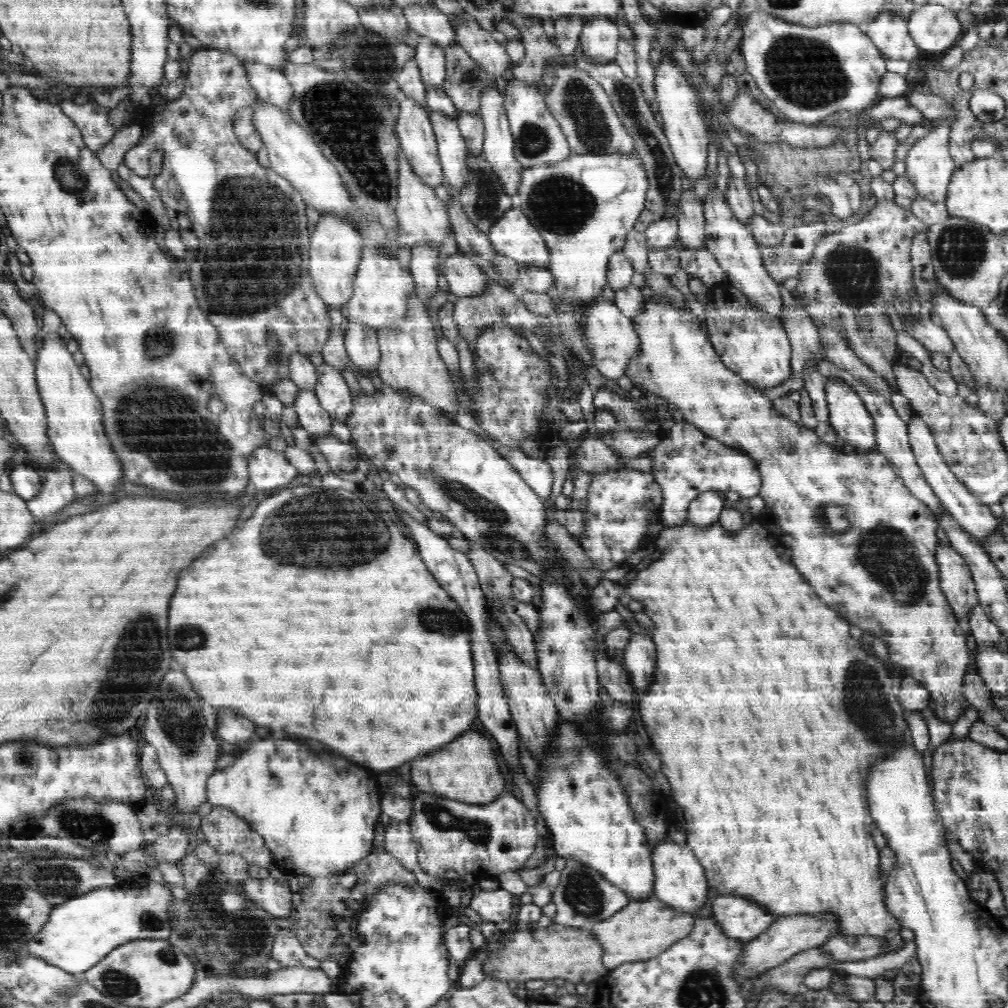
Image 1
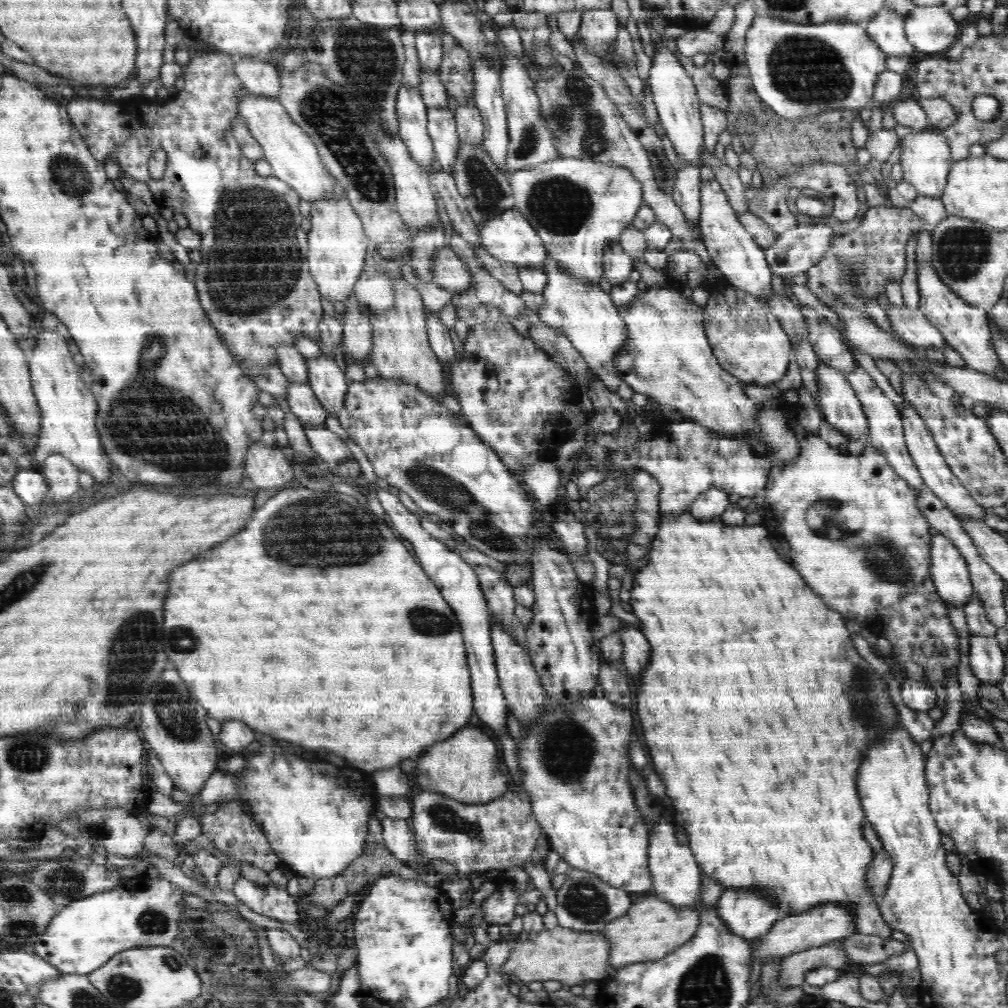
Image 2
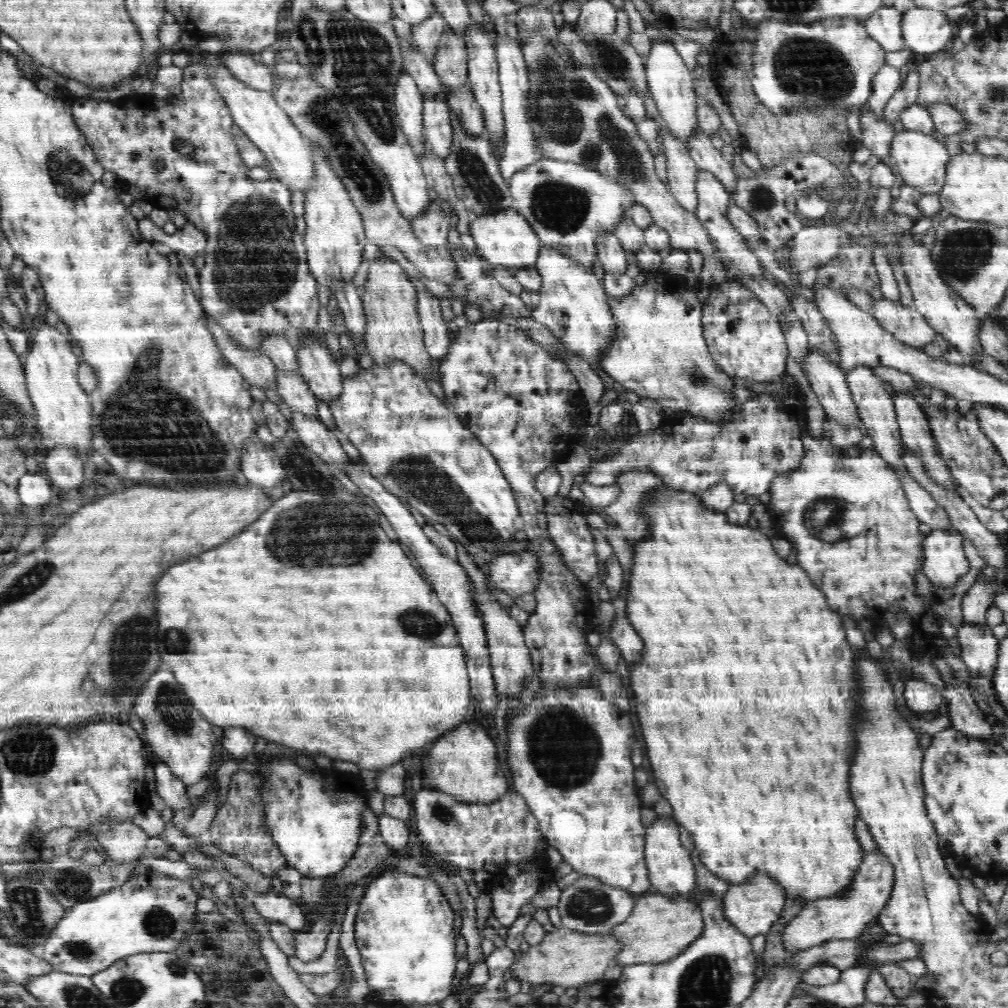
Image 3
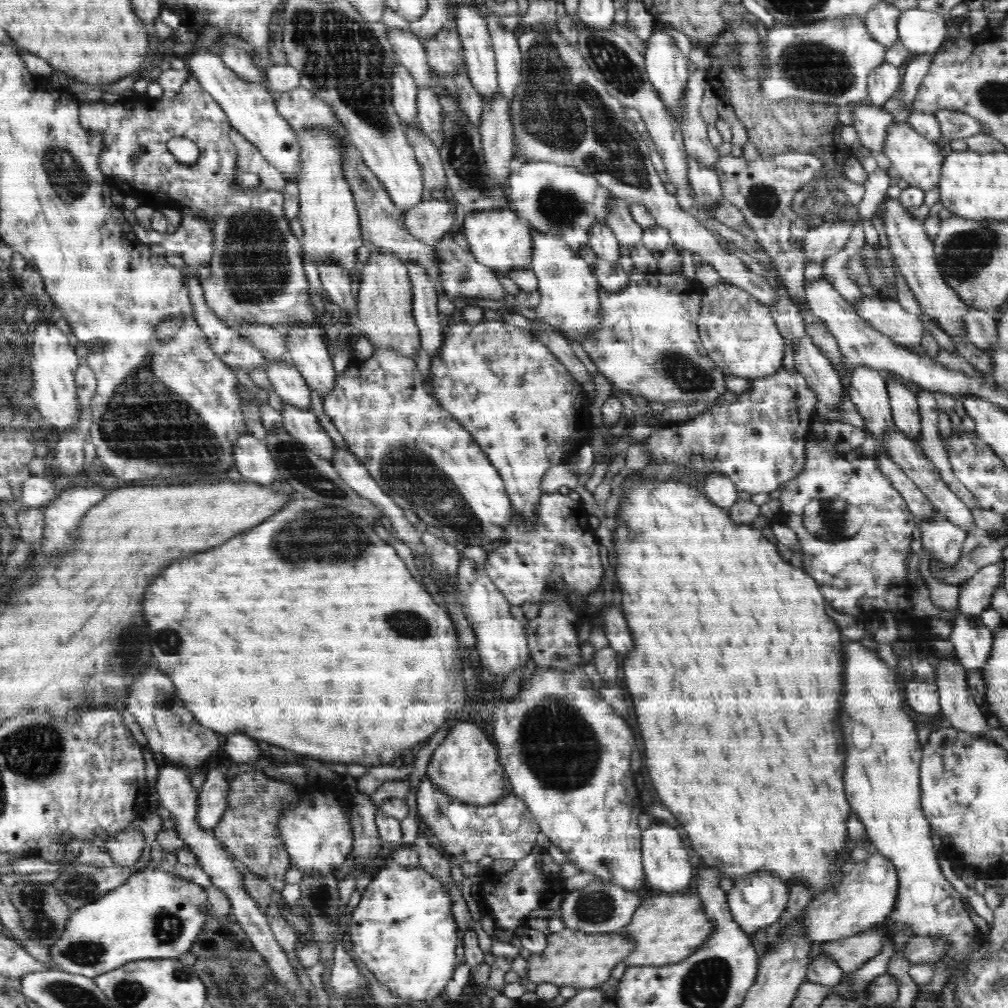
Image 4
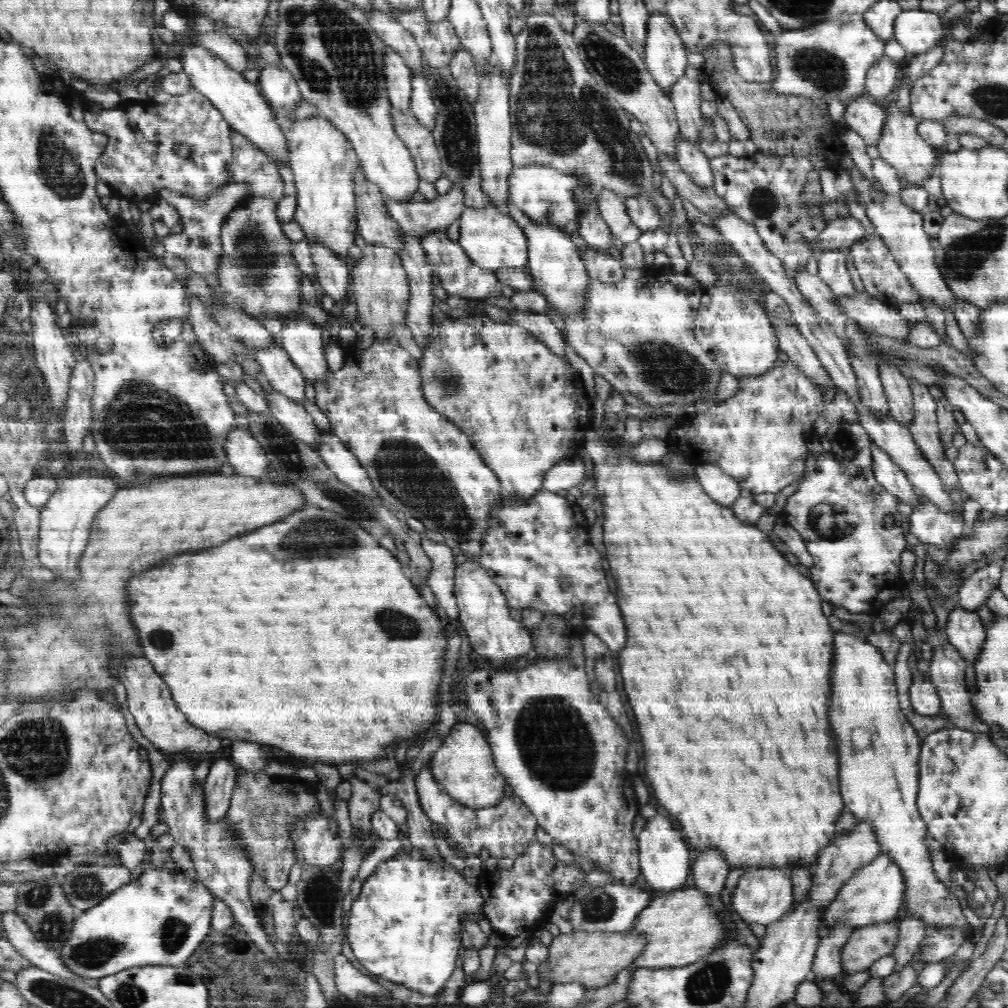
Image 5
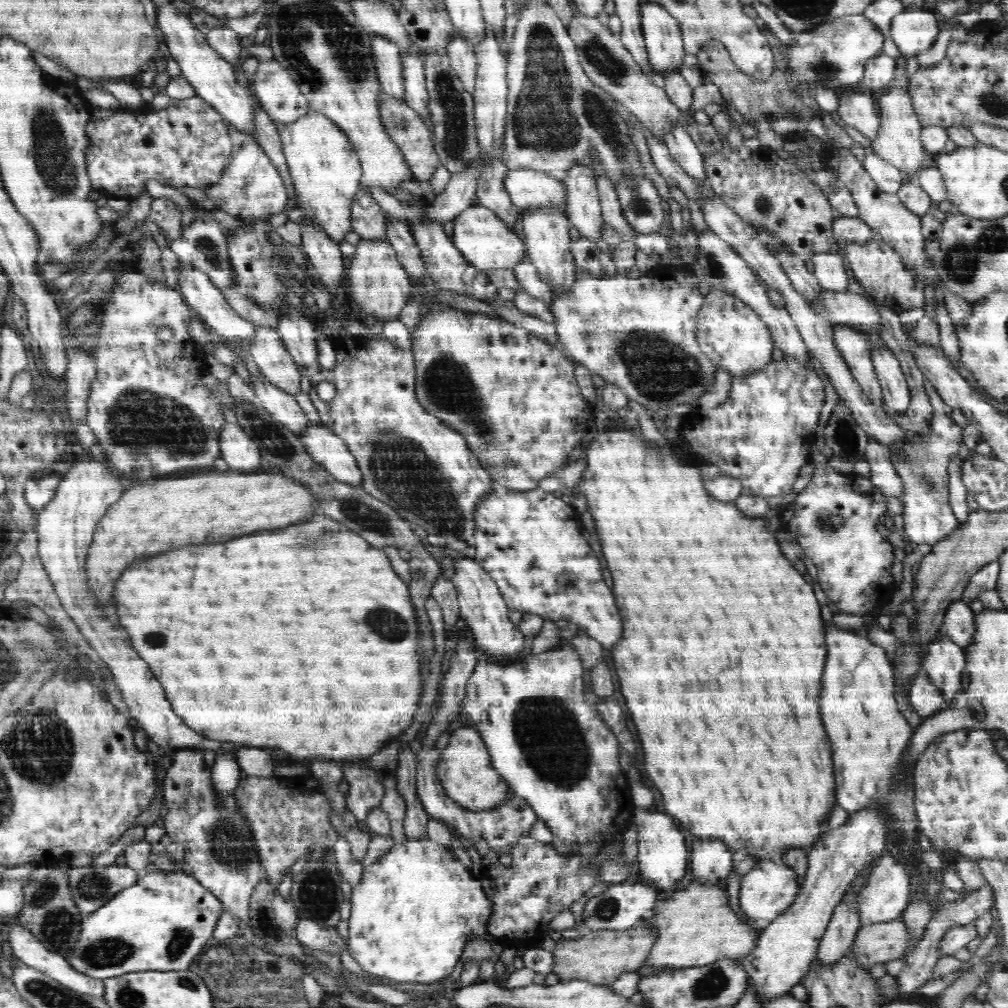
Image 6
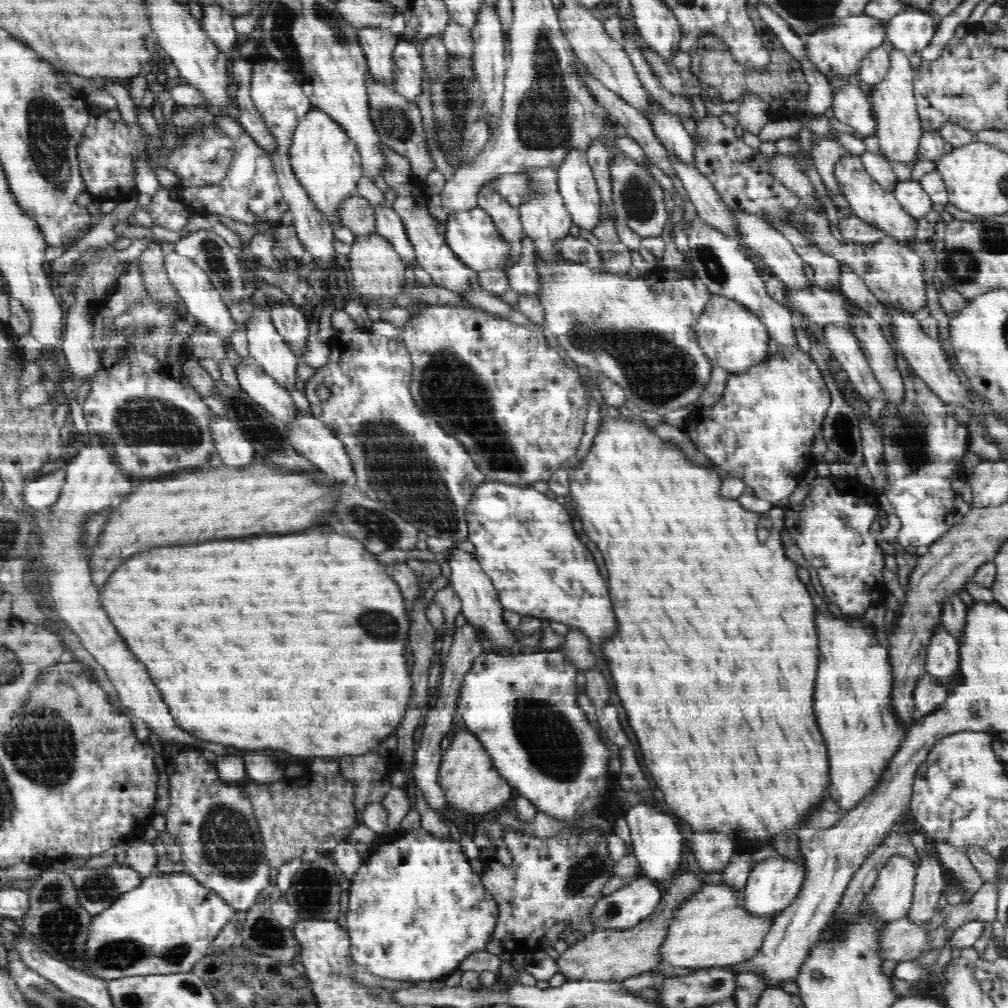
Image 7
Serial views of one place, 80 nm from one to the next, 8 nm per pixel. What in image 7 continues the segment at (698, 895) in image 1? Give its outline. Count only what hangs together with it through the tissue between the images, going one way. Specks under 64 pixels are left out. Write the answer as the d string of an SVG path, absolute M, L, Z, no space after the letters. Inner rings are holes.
M639 803L630 807L625 815L626 822L631 832L631 845L633 853L638 859L640 868L644 870L646 878L670 878L674 876L676 870L680 870L680 852L684 846L682 832L676 826L675 818L670 818L670 814L658 812L657 809L644 803Z

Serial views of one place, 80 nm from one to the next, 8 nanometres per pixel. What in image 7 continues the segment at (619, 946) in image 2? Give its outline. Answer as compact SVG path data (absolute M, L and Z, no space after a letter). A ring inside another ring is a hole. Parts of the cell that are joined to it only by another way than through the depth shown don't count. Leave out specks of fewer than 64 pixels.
M714 879L690 893L674 910L657 956L684 968L730 967L750 960L760 950L774 917L759 918L742 906L742 892Z

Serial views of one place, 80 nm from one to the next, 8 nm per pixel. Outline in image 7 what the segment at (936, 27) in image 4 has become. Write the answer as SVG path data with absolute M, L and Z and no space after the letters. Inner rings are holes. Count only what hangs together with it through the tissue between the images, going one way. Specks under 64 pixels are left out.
M906 7L887 20L885 33L894 49L910 56L930 44L936 29L929 11Z

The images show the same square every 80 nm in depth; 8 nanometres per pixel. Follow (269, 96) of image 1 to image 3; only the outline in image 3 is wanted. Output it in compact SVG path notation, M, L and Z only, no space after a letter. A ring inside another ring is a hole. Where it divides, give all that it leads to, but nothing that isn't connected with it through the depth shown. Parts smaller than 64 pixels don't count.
M227 53L222 55L223 63L240 82L256 91L273 92L276 76L272 67L264 65L258 56L247 53Z

